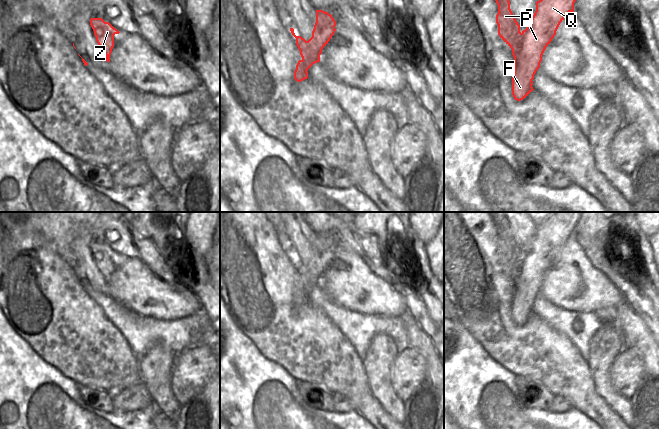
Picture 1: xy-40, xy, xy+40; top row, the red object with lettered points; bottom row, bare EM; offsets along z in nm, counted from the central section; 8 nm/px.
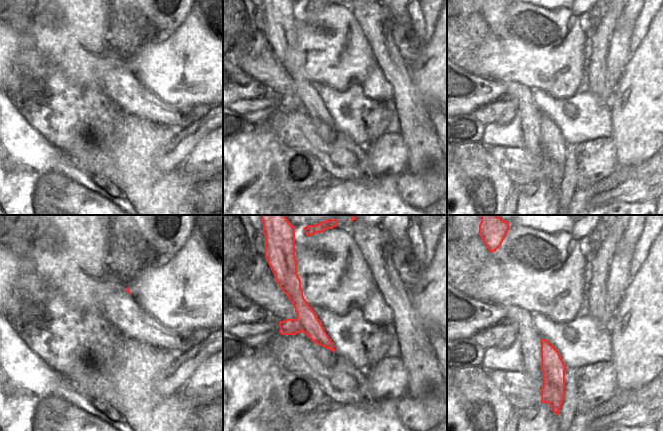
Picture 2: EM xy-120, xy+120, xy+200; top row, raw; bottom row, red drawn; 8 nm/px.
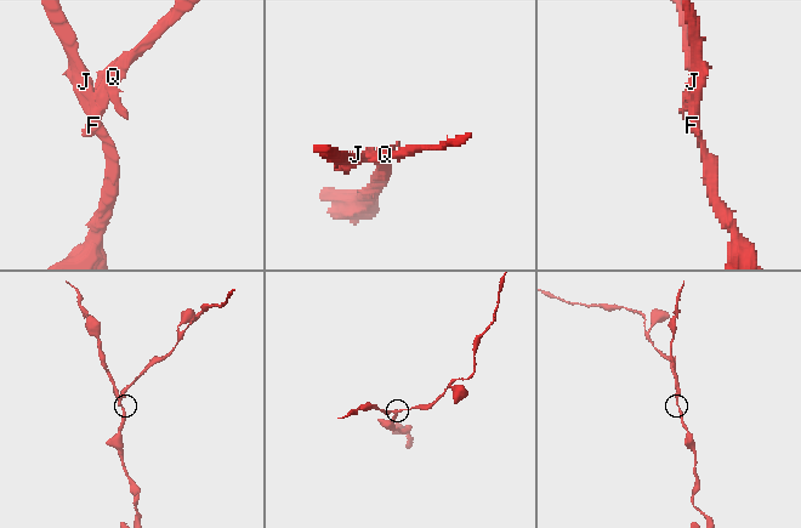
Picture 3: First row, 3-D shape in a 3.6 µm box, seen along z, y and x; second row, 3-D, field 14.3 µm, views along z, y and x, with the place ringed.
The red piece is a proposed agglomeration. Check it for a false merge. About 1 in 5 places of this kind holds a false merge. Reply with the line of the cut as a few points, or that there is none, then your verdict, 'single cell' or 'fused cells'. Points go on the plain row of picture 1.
cut xy+40 (520, 257), (521, 295), (531, 304); fused cells

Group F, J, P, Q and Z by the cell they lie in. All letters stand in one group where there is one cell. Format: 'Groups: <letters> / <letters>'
Groups: F J / P Q Z

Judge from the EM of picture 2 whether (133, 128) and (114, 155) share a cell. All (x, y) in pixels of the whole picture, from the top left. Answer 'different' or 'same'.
same

